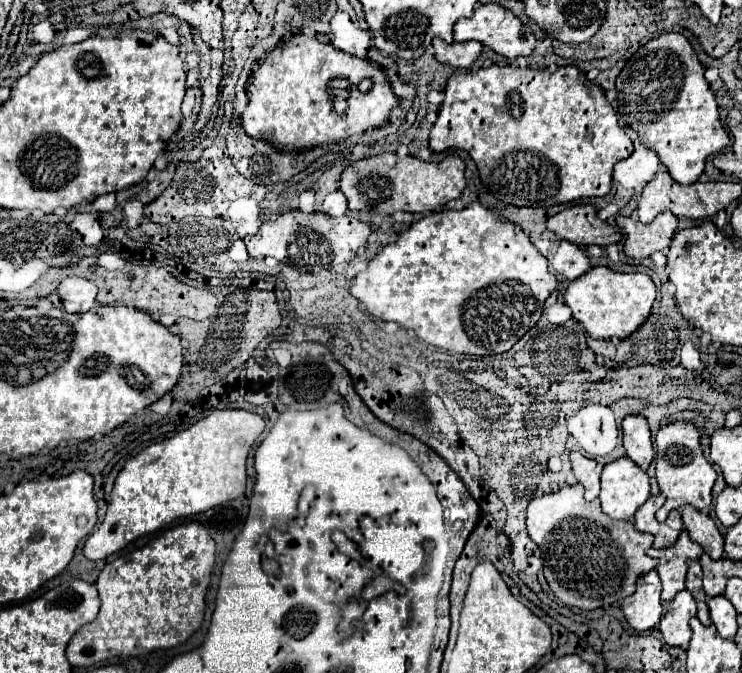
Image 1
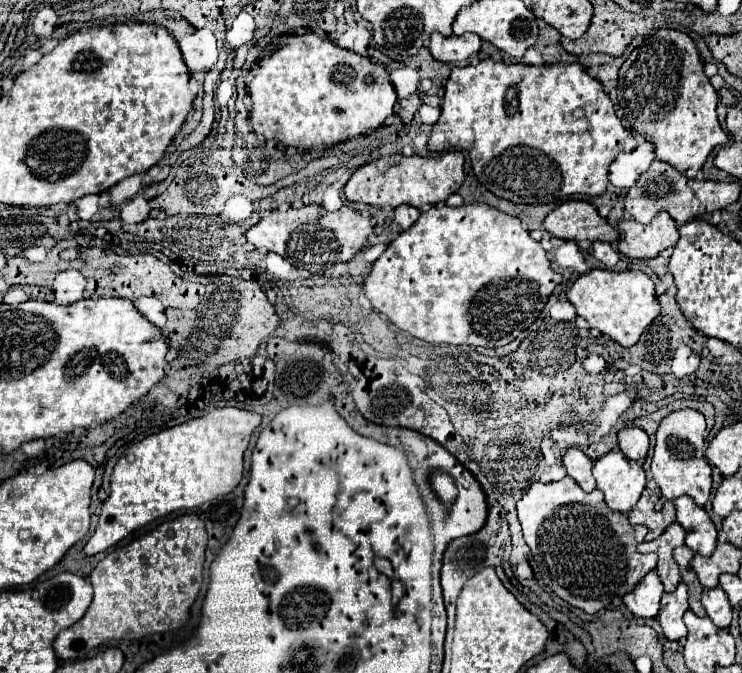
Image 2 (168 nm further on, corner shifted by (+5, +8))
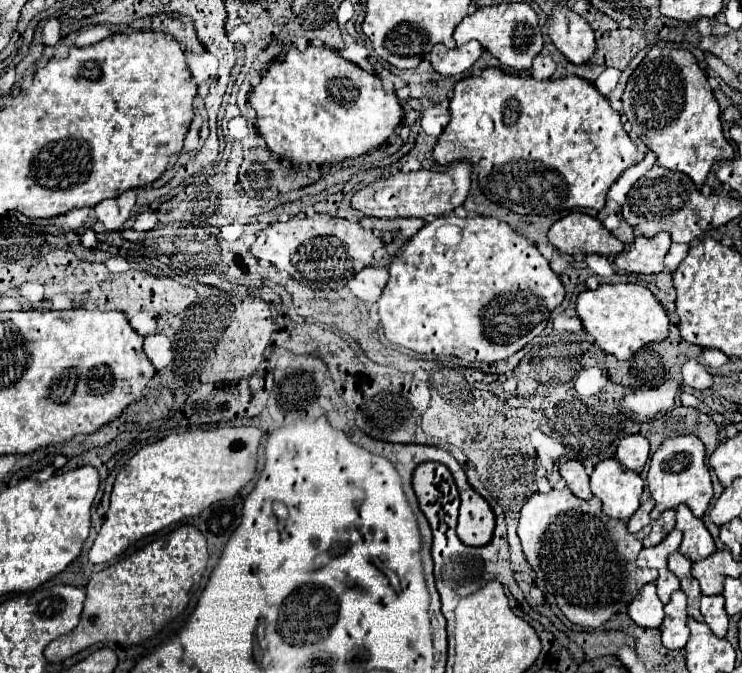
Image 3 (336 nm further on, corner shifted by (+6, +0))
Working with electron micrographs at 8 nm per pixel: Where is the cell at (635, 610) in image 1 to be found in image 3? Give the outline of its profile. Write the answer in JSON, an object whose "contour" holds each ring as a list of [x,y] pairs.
{"contour":[[[646,584],[628,604],[628,616],[642,628],[658,628],[664,620],[664,604],[656,596],[656,586]]]}

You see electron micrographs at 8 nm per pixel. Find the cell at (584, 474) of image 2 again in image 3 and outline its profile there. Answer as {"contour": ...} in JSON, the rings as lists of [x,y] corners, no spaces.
{"contour":[[[562,460],[560,462],[560,474],[566,480],[566,486],[582,500],[590,500],[594,494],[588,484],[588,474],[584,466],[578,460]]]}

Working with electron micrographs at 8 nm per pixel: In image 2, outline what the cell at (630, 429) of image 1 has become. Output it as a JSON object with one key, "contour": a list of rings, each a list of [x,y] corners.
{"contour":[[[635,426],[623,428],[619,432],[619,448],[623,450],[627,458],[641,462],[649,450],[649,436],[645,434],[645,430],[635,428]]]}

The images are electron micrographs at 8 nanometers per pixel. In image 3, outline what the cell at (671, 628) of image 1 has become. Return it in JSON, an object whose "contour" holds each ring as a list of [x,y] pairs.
{"contour":[[[676,590],[672,594],[672,600],[664,606],[666,618],[660,626],[662,632],[662,644],[668,650],[680,650],[688,642],[688,628],[686,628],[686,594],[682,590]]]}

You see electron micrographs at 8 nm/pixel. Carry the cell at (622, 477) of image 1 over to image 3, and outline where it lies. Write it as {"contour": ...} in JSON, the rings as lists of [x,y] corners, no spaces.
{"contour":[[[608,458],[594,468],[590,486],[594,496],[602,500],[604,514],[626,522],[640,506],[644,484],[640,474],[620,466],[616,458]]]}

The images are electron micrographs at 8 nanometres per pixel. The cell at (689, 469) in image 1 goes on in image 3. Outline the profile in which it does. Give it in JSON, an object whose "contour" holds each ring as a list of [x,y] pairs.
{"contour":[[[696,434],[666,438],[650,460],[648,488],[650,488],[652,498],[656,500],[656,506],[652,510],[654,520],[662,514],[662,510],[678,508],[680,504],[686,504],[698,518],[702,518],[702,514],[706,512],[706,508],[708,508],[708,504],[714,496],[712,482],[710,482],[710,472],[708,472],[706,462],[704,462],[704,444],[702,444],[702,440]]]}

